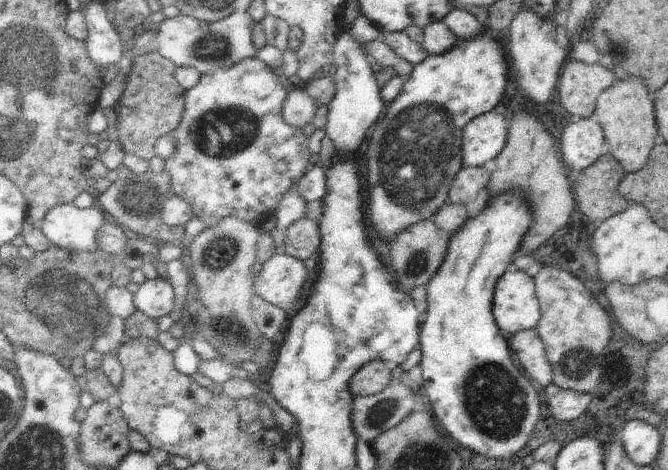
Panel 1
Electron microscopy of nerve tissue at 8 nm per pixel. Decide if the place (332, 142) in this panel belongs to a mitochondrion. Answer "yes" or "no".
no

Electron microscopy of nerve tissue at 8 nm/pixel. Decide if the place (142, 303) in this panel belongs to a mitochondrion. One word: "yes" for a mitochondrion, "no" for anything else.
no

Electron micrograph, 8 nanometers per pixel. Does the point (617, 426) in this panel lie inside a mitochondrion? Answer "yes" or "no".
no

